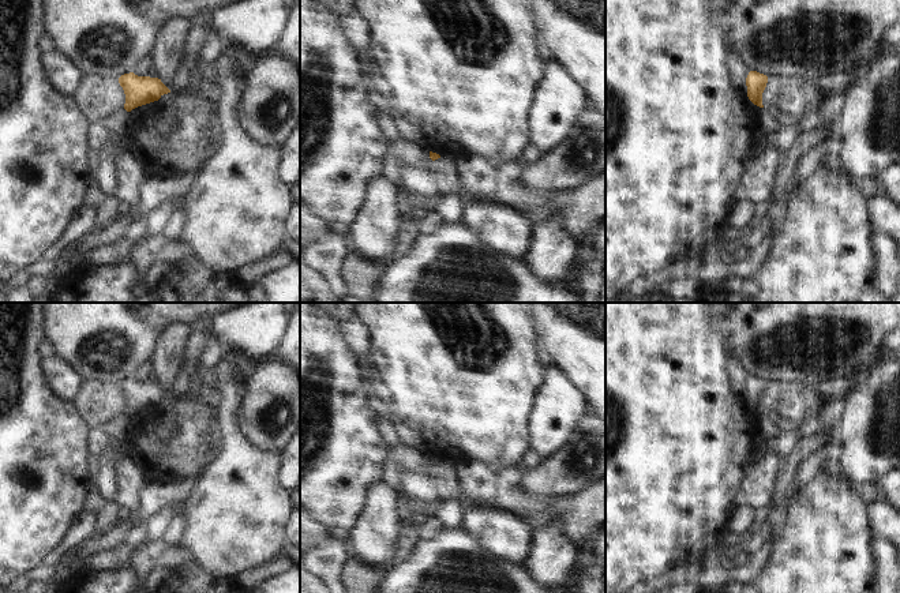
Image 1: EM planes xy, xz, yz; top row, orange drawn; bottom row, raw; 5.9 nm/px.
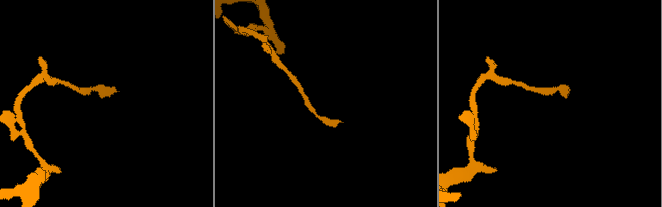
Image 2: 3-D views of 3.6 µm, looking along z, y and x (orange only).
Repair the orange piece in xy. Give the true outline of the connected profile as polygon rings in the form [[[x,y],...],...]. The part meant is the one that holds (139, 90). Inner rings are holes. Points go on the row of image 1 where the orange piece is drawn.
[[[134,72],[124,74],[119,78],[119,83],[125,94],[124,109],[132,109],[158,101],[164,94],[170,90],[158,78],[138,76]]]

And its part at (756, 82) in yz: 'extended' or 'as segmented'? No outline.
as segmented

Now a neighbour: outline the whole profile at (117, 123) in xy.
[[[121,108],[110,117],[104,119],[101,124],[106,131],[124,138],[128,121],[130,121],[130,115],[124,108]]]

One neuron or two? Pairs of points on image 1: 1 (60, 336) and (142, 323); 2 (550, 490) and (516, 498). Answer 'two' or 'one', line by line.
1: one
2: two

